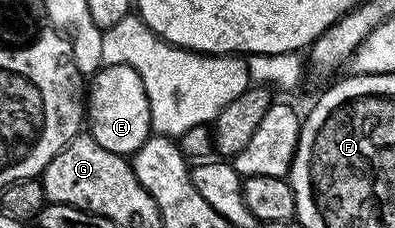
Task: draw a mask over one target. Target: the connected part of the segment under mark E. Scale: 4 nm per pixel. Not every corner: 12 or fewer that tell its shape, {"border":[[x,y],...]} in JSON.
{"border":[[104,65],[86,93],[88,133],[133,156],[152,135],[144,83]]}

